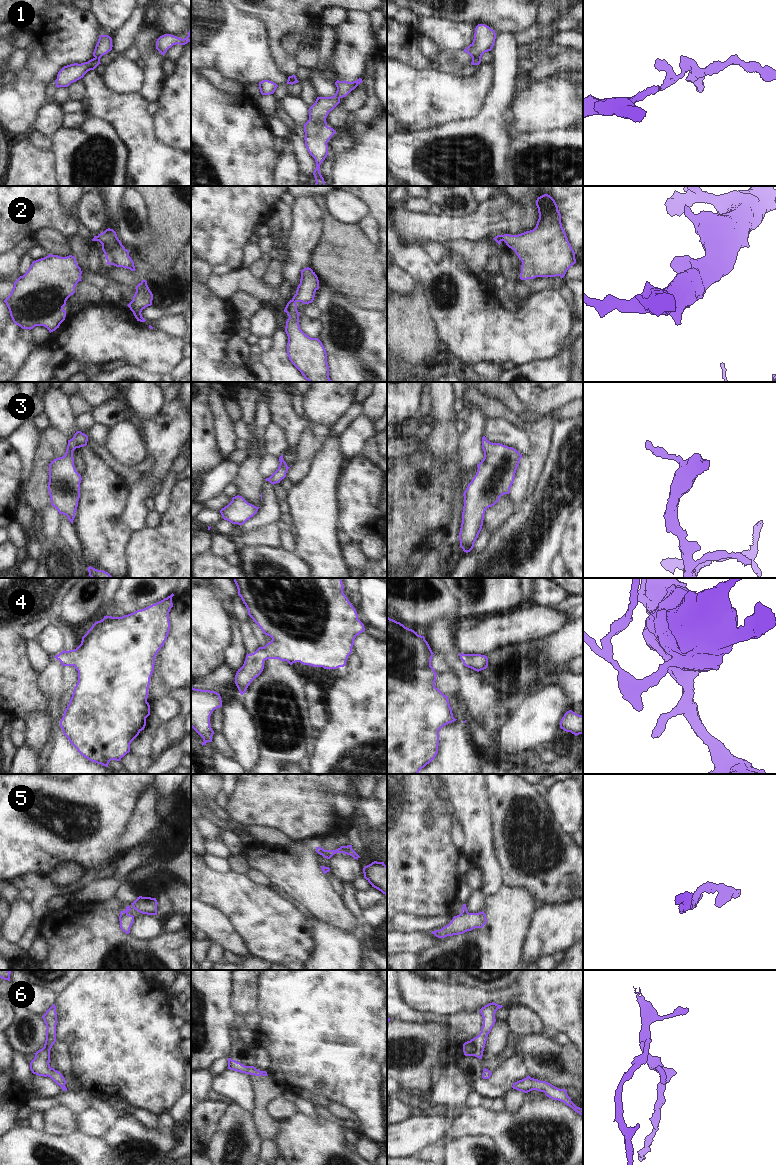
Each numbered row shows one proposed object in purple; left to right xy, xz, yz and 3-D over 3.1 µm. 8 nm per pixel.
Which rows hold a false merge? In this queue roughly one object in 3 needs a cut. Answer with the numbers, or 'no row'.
1, 5.

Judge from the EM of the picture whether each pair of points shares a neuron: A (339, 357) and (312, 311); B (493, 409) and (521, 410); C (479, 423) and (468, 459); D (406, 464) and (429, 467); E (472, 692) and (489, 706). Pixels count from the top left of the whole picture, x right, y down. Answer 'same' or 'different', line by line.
A: different
B: different
C: same
D: same
E: same

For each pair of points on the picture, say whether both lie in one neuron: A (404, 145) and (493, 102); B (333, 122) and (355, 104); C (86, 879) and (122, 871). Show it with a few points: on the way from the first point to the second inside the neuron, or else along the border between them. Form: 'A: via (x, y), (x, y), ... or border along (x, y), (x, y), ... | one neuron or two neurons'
A: via (428, 138), (435, 134), (469, 132), (475, 126) | one neuron
B: via (338, 117), (350, 105) | one neuron
C: border along (116, 861), (116, 870), (110, 876), (91, 882) | two neurons

